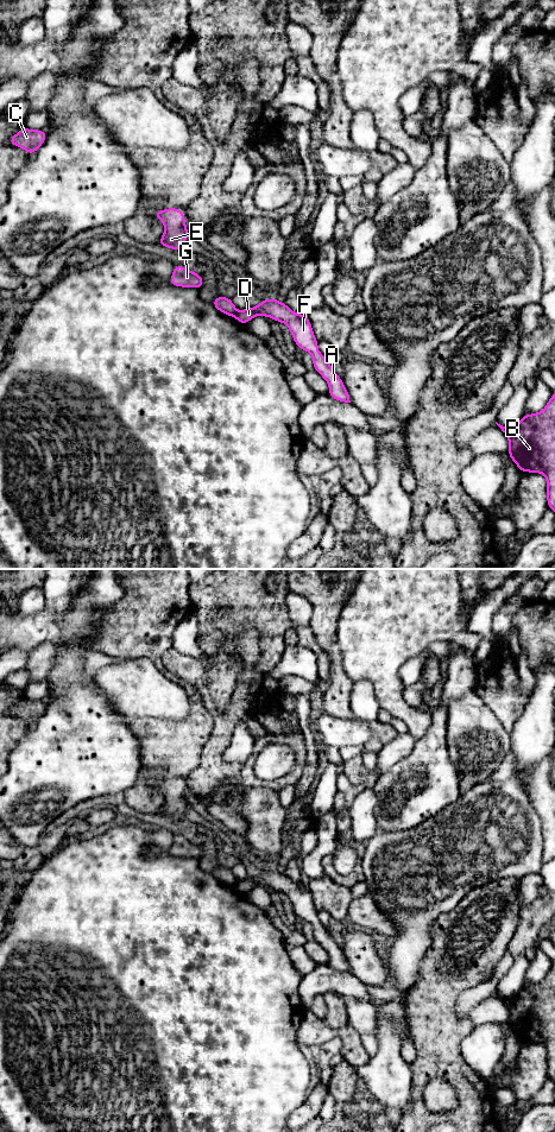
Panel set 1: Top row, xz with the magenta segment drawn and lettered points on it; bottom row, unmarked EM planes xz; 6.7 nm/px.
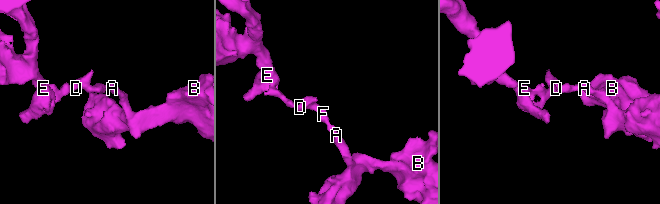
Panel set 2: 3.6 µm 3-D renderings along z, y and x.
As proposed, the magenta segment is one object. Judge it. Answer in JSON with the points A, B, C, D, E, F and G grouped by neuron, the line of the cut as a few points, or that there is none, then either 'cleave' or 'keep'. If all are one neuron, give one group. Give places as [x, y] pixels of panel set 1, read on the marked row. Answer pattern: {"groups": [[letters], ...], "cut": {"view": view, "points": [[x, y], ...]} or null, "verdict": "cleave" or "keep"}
{"groups": [["A", "B", "D", "F"], ["C", "E", "G"]], "cut": {"view": "xz", "points": [[237, 311], [233, 316]]}, "verdict": "cleave"}

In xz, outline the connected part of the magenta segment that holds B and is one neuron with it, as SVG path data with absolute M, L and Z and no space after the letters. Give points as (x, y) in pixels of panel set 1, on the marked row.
M555 392L542 411L523 415L515 426L496 424L507 436L507 454L518 469L547 478L548 508L555 512Z

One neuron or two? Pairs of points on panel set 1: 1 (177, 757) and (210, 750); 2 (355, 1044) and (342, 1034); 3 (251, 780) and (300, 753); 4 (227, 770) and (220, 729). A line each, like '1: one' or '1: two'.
1: two
2: one
3: one
4: one

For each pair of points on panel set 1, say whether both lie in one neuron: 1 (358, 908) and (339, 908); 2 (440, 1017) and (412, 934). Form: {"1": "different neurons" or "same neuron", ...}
{"1": "different neurons", "2": "different neurons"}

